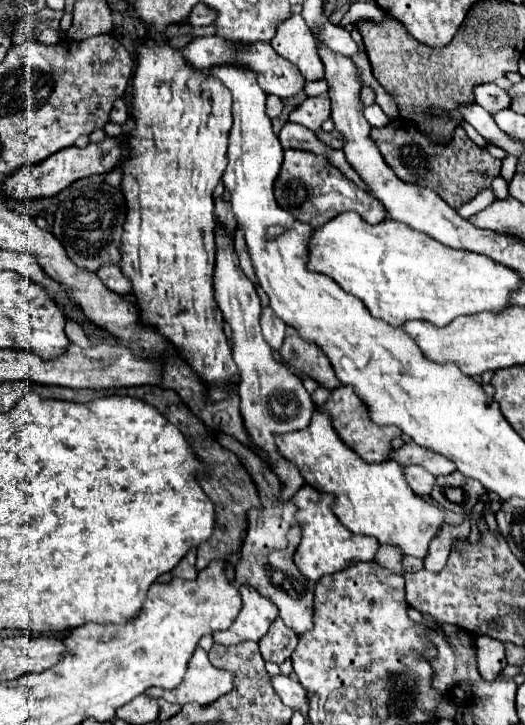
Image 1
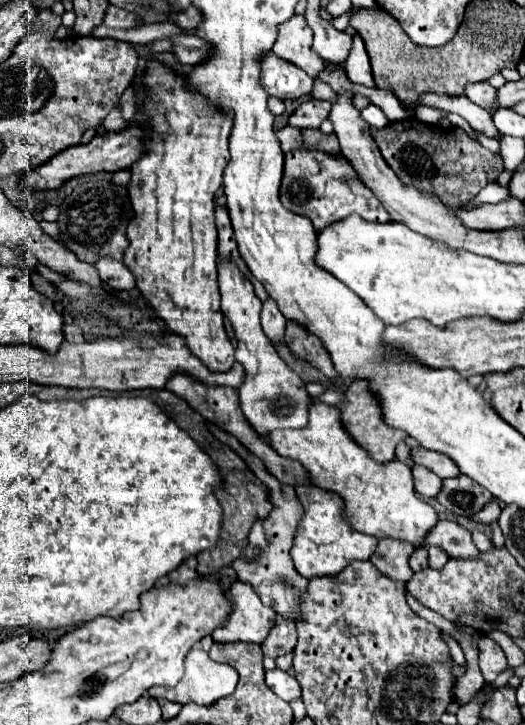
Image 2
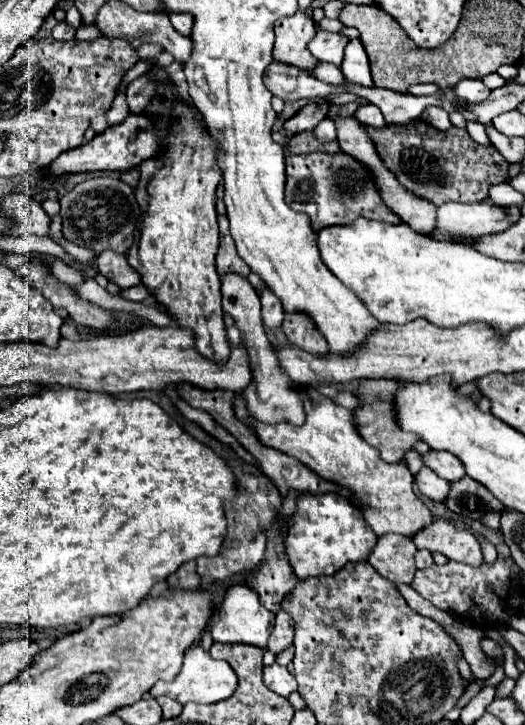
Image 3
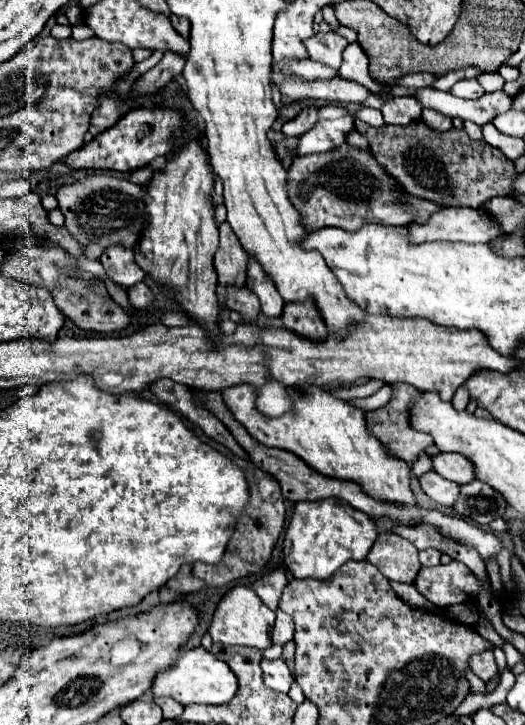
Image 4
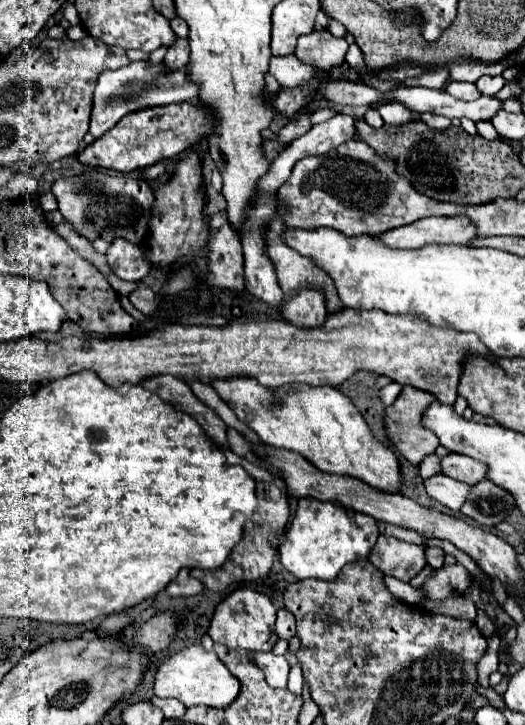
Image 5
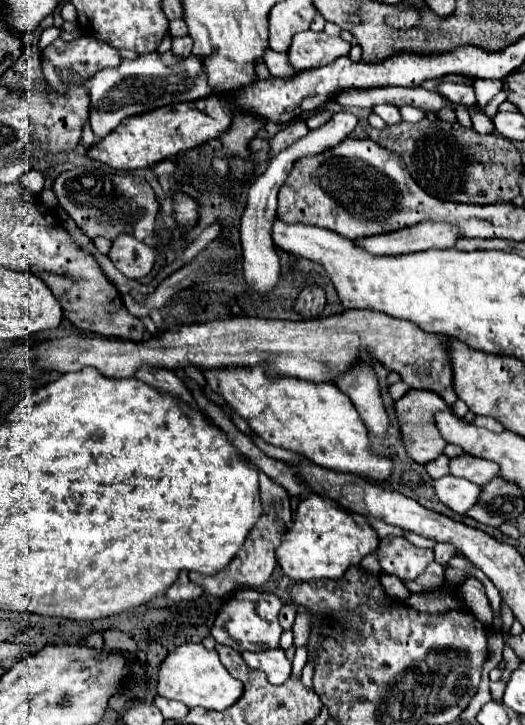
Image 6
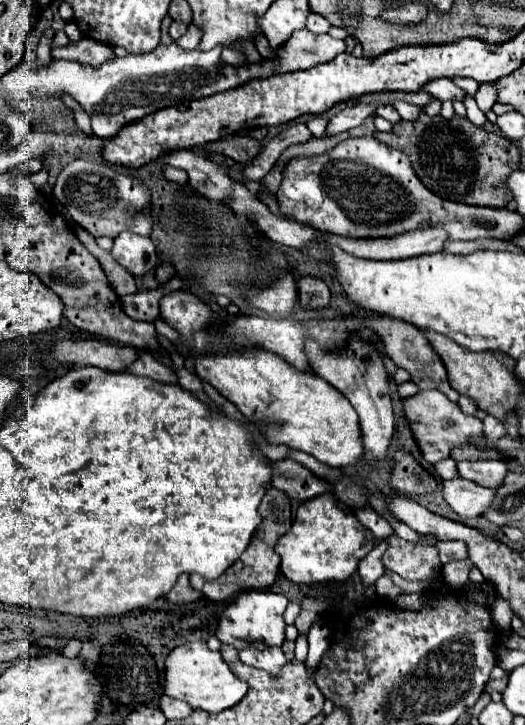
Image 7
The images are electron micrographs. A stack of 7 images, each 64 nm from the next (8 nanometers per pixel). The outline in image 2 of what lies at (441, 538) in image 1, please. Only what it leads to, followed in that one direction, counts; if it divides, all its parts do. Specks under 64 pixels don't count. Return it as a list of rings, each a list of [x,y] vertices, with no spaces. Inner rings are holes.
[[[430,546],[428,554],[430,554],[430,566],[432,568],[442,568],[448,562],[448,554],[438,546]]]

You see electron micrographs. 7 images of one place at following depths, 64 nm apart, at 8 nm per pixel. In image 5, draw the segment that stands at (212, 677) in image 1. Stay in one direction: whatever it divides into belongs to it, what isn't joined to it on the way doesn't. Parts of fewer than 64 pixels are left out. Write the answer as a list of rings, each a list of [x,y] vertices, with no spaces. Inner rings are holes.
[[[200,644],[188,646],[176,654],[170,654],[166,662],[158,666],[154,694],[158,698],[176,698],[186,708],[190,706],[208,706],[208,708],[226,708],[240,694],[240,682],[230,674],[230,670],[220,662],[216,652],[206,652]]]

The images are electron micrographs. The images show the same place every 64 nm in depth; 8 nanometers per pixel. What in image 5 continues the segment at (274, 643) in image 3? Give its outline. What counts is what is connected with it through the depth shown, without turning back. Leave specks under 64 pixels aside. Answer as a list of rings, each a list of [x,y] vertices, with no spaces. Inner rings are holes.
[[[286,608],[278,610],[276,630],[278,630],[278,638],[292,638],[296,634],[296,618]]]

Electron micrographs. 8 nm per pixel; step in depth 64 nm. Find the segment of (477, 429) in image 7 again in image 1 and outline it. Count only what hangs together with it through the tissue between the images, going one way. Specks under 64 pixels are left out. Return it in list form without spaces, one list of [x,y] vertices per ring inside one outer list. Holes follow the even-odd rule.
[[[340,386],[340,388],[332,390],[330,400],[324,406],[320,406],[320,410],[326,410],[332,416],[334,428],[338,430],[340,438],[346,440],[346,444],[350,444],[350,448],[356,450],[366,462],[384,462],[384,460],[388,460],[390,450],[392,450],[392,440],[402,436],[402,432],[398,428],[378,426],[376,422],[372,422],[372,418],[368,414],[368,406],[358,398],[358,394],[352,386]]]

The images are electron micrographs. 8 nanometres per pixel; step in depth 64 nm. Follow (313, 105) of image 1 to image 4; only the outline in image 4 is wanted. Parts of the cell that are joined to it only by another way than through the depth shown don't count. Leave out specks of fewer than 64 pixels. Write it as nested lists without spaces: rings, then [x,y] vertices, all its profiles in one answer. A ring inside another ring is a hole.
[[[306,108],[306,110],[302,110],[296,118],[288,120],[282,126],[282,134],[286,138],[298,138],[298,136],[302,136],[304,132],[308,132],[316,124],[316,120],[318,120],[316,112],[318,112],[318,108]]]

